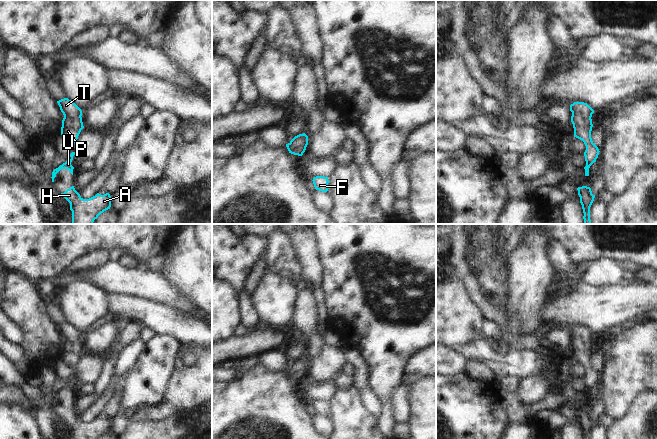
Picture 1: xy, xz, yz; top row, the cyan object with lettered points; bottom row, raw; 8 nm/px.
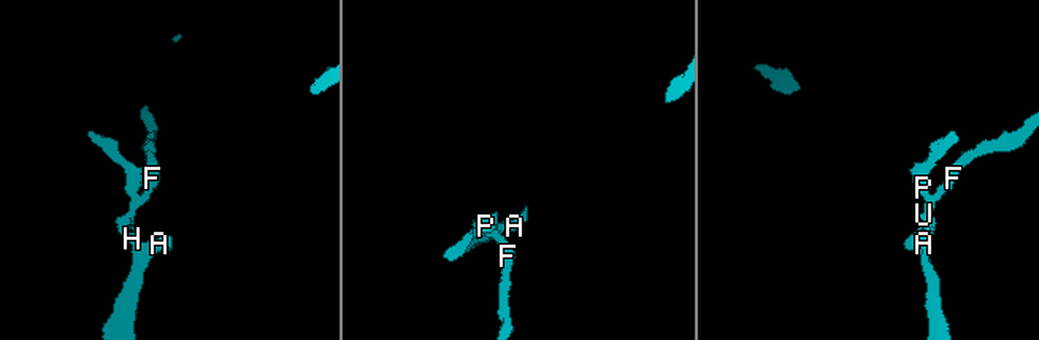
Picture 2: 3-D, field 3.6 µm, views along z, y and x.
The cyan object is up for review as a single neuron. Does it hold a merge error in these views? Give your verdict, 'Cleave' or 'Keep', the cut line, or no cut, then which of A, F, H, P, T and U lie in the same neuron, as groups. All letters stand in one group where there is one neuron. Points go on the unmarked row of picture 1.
Keep. No split. Groups: A F H P T U

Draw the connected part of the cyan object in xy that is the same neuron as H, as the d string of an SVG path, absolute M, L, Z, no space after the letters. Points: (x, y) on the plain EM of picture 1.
M74 410L61 417L69 427L72 439L100 439L111 431L111 420L109 417L101 419L97 417L89 423L83 423L75 414Z

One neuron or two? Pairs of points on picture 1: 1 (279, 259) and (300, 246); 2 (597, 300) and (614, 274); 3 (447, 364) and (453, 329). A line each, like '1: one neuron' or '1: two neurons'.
1: two neurons
2: two neurons
3: two neurons

